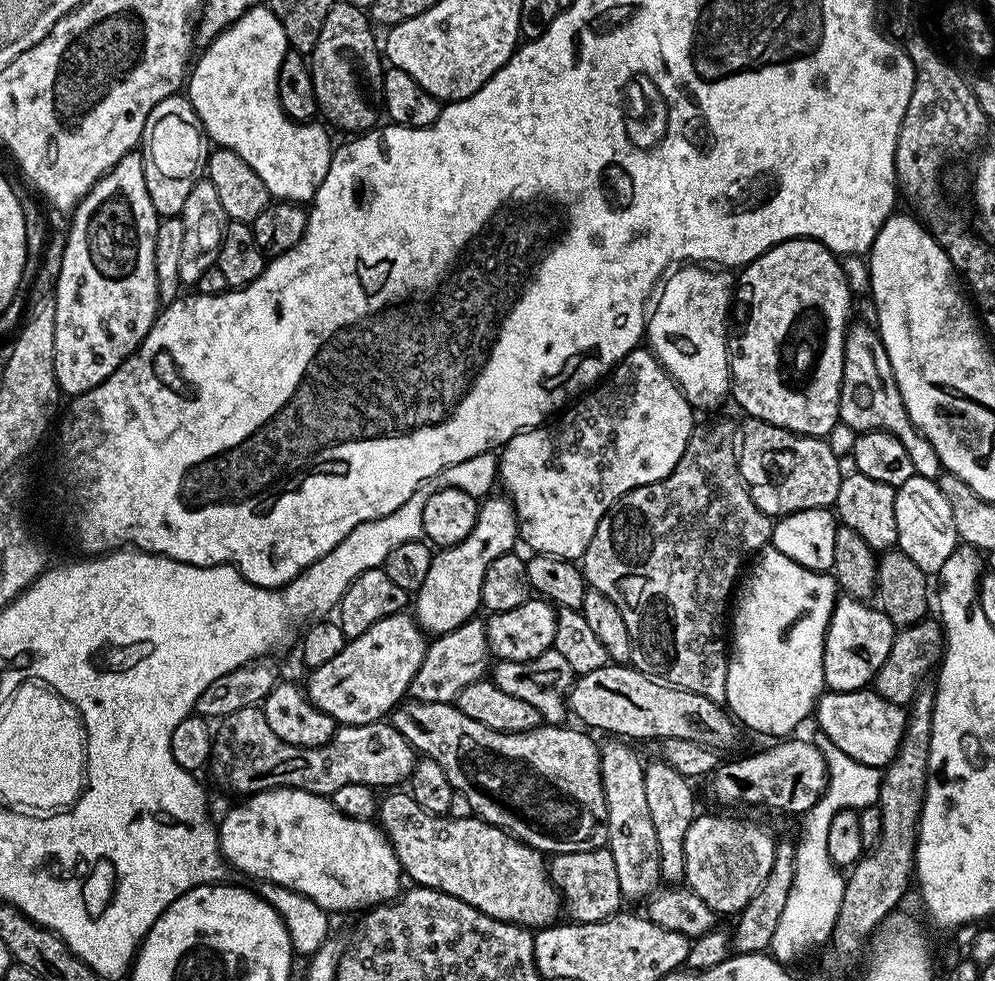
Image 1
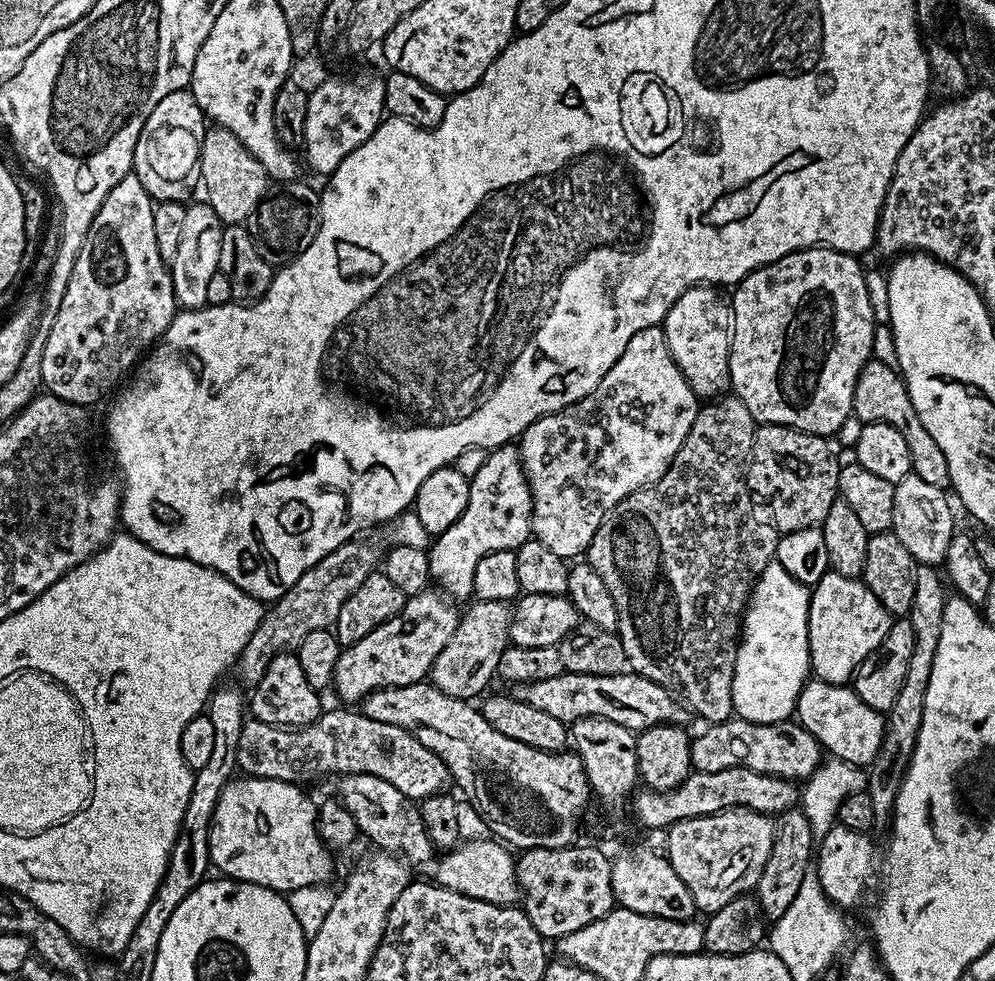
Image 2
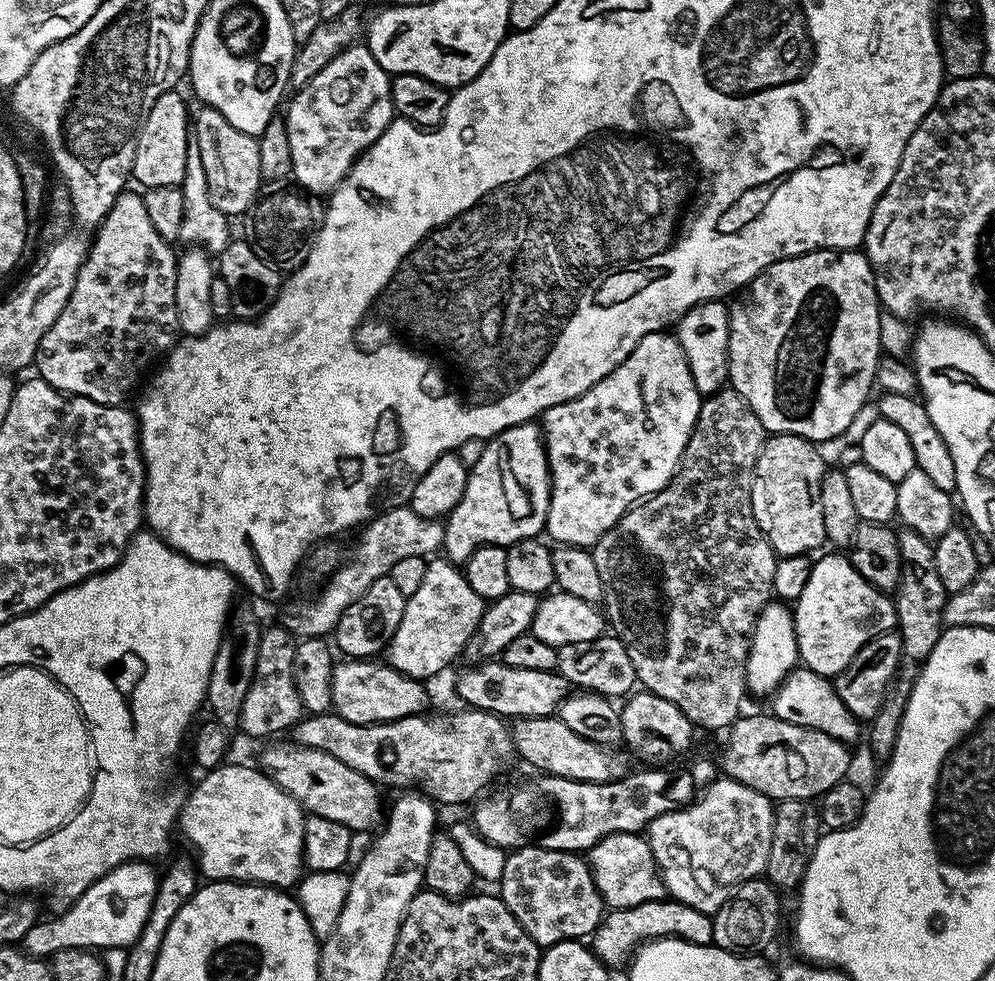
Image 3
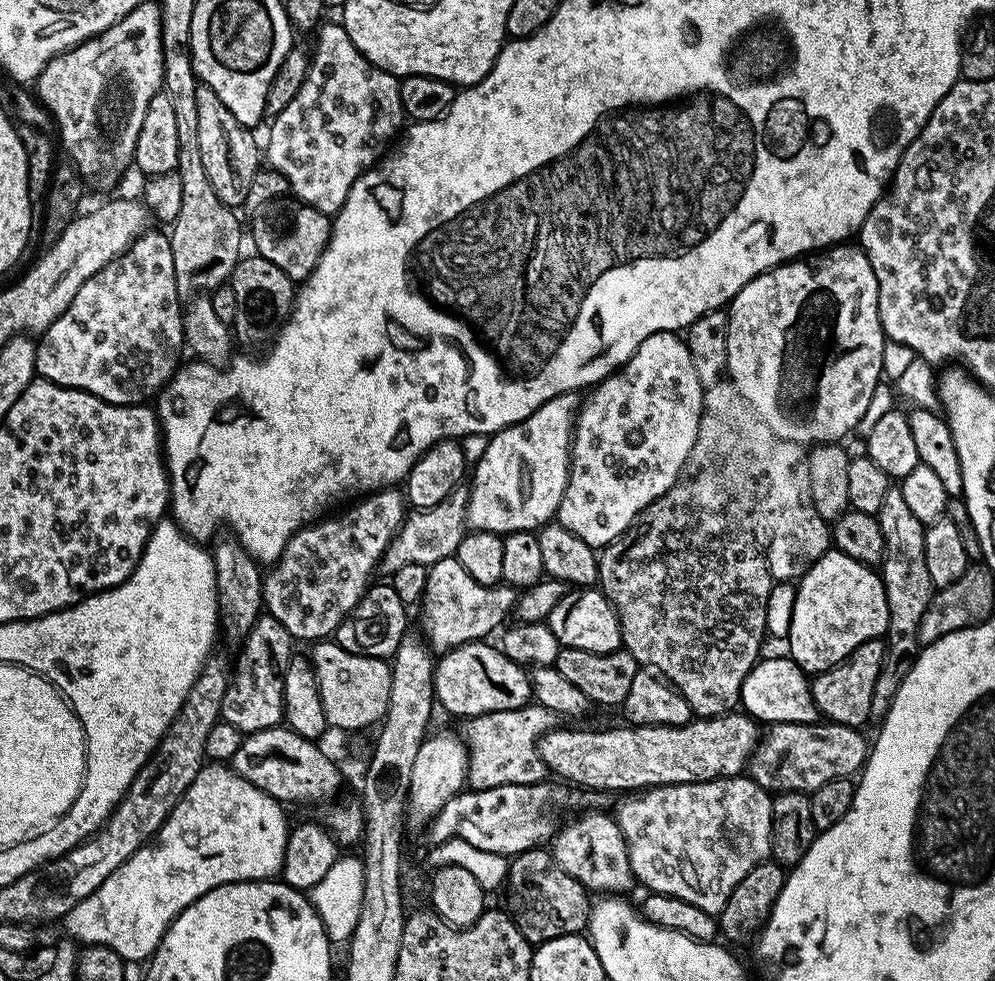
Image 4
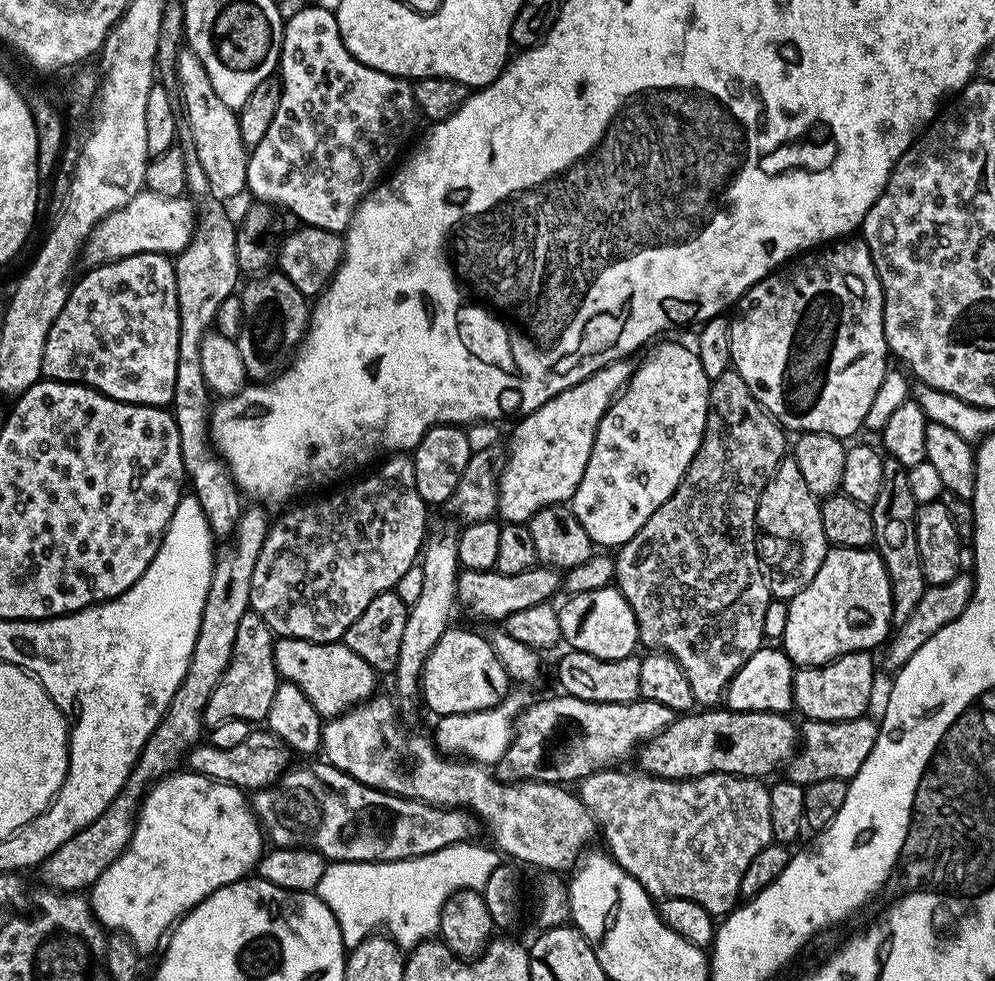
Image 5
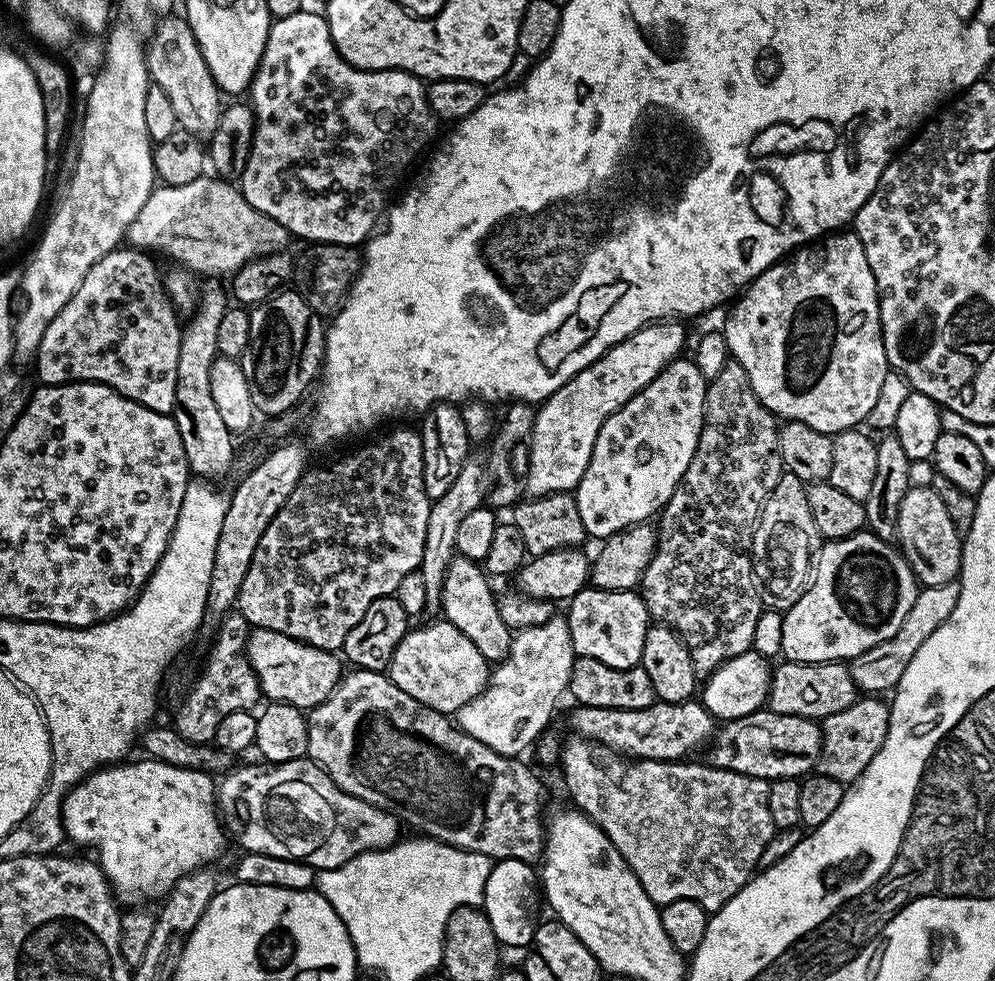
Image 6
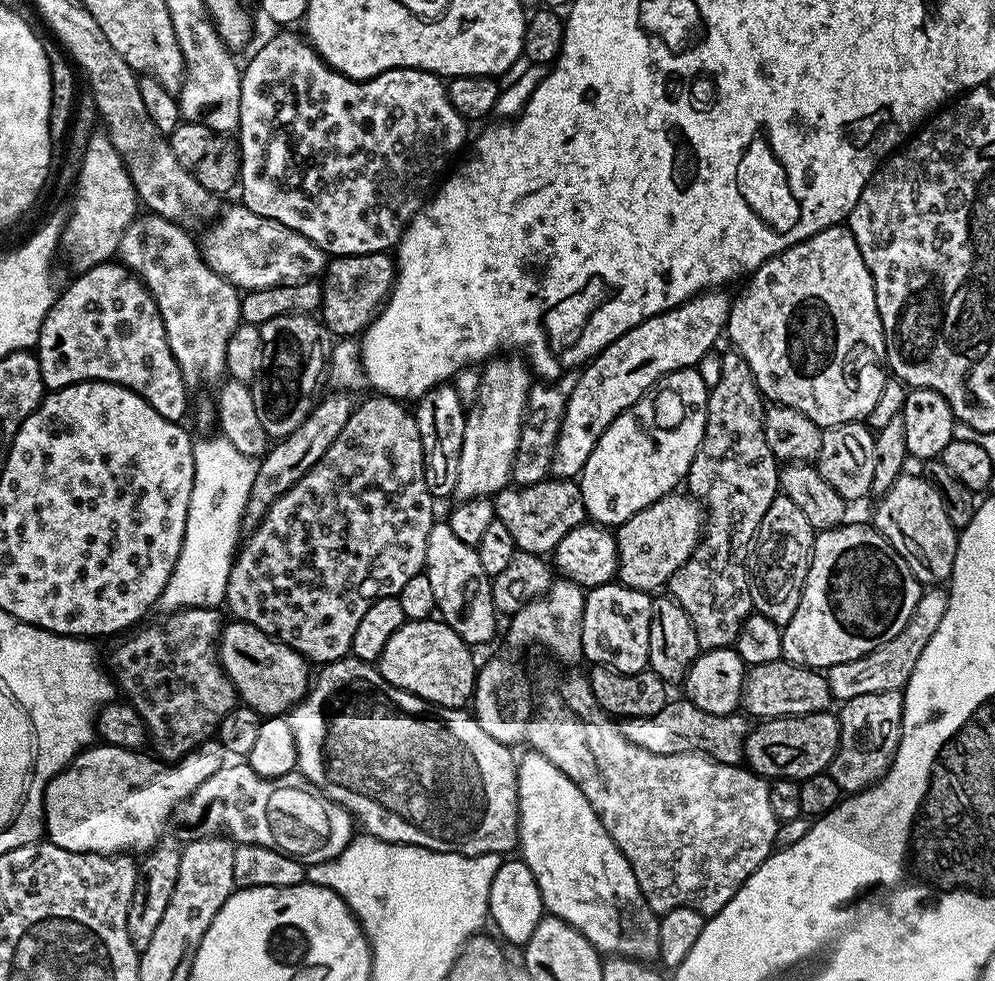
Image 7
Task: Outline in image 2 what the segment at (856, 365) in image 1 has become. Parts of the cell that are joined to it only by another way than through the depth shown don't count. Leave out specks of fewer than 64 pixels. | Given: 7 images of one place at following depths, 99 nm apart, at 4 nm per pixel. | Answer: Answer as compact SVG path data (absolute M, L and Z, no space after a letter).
M877 358L869 359L864 369L858 374L858 382L854 388L853 413L865 424L889 424L899 430L906 438L906 446L910 446L910 454L914 465L914 475L922 478L922 482L930 482L930 486L941 490L951 489L950 466L946 466L946 454L942 454L942 446L930 438L930 430L922 424L922 418L914 410L914 402L910 402L908 387L904 378L891 363L883 364Z

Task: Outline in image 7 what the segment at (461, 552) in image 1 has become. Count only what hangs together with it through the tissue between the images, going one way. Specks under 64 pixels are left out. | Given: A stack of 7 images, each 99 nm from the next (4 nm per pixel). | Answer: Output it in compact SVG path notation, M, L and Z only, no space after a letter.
M708 290L699 296L680 304L676 308L669 308L648 320L634 326L626 334L619 336L613 344L607 344L599 356L593 356L582 371L576 376L574 390L568 395L568 408L564 411L564 421L560 423L560 434L556 437L556 452L552 456L551 475L556 478L576 478L586 466L586 458L590 458L590 450L602 438L602 434L638 398L662 379L668 372L677 372L680 368L696 368L701 358L717 346L716 339L722 336L728 323L728 309L730 296L724 290Z

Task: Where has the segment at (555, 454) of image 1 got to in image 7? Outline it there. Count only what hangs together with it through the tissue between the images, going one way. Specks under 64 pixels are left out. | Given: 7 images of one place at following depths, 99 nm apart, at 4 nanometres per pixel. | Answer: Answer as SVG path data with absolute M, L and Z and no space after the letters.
M680 368L677 372L668 372L657 380L638 402L634 402L598 438L586 466L581 470L578 483L582 490L584 511L589 521L601 526L619 526L624 524L638 510L658 502L658 498L669 495L681 487L694 462L694 454L704 437L704 427L708 417L708 393L706 382L696 368Z

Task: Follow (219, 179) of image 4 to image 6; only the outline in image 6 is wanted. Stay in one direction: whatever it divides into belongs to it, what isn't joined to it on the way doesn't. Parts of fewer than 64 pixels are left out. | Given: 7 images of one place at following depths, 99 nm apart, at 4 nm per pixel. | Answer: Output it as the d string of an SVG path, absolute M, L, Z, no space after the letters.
M180 14L165 15L155 25L146 45L146 55L151 83L162 89L166 98L170 98L170 107L174 110L177 125L198 139L208 142L218 130L222 93L210 74L210 66L206 66L206 58L202 58L202 50L187 19Z

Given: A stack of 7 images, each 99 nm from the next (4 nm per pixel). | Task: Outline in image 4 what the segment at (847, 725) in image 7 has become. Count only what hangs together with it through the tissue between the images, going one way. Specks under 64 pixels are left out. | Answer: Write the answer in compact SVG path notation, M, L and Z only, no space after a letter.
M817 722L815 724L773 724L761 735L759 744L748 759L747 775L769 794L781 792L803 792L811 794L818 786L843 776L852 778L863 769L870 751L869 741L864 741L860 728L845 724Z

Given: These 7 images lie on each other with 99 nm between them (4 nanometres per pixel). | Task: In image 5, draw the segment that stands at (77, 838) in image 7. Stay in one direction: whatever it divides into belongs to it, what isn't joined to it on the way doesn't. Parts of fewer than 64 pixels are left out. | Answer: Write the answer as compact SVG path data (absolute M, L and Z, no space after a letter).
M187 770L177 771L175 774L165 776L162 780L157 780L148 790L147 796L144 798L143 804L140 806L140 815L136 818L136 829L123 854L109 866L102 874L102 878L98 878L90 889L90 903L92 905L92 914L97 921L105 929L112 932L120 932L123 936L129 936L136 944L136 948L141 954L148 954L156 948L156 943L165 939L166 933L179 921L181 916L201 904L207 896L214 894L214 890L218 890L227 884L233 884L239 880L245 879L249 875L248 872L257 867L260 863L260 857L266 851L266 833L260 826L256 813L252 811L249 797L246 795L245 789L235 788L233 784L226 782L218 782L211 780L209 776L203 776L197 772Z

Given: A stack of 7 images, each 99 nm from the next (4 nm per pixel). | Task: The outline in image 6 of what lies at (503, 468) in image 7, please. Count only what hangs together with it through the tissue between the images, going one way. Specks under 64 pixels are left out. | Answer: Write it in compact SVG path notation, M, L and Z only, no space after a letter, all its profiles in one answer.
M469 458L458 470L458 478L442 498L432 501L430 522L426 522L426 546L422 550L422 562L418 571L422 574L426 586L426 602L428 608L439 609L442 586L446 582L446 570L457 559L456 543L458 542L458 529L471 512L482 507L486 500L486 464L483 459Z

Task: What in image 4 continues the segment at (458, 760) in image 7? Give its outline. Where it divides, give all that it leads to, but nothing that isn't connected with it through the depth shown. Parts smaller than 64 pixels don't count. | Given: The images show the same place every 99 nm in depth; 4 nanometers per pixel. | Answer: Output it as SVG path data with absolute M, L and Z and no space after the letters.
M588 810L581 820L572 820L552 837L552 859L570 878L578 878L582 886L596 894L628 894L634 885L630 854L624 835L615 819L604 812Z

